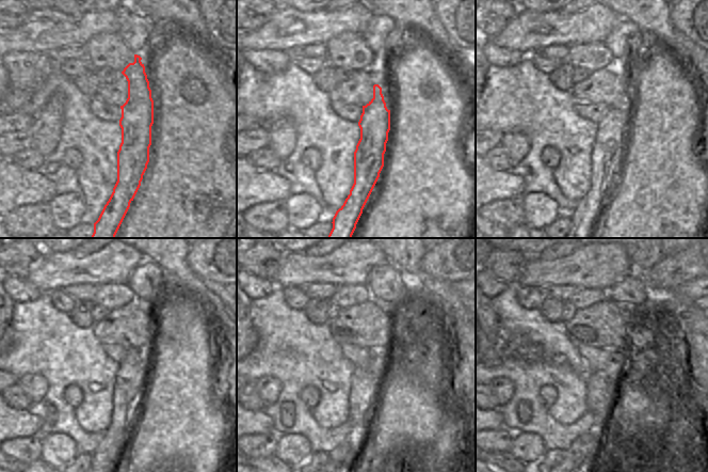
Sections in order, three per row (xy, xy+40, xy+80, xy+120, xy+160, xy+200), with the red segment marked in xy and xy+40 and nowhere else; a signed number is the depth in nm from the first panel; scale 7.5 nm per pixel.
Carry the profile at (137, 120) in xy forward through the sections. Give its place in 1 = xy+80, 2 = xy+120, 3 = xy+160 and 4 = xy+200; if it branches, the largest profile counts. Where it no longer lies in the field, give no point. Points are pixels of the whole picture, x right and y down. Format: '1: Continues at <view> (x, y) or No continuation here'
1: Continues at xy+80 (607, 152)
2: Continues at xy+120 (129, 381)
3: Continues at xy+160 (365, 386)
4: Continues at xy+200 (600, 390)

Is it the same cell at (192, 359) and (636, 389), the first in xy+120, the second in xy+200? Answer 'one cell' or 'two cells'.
one cell

